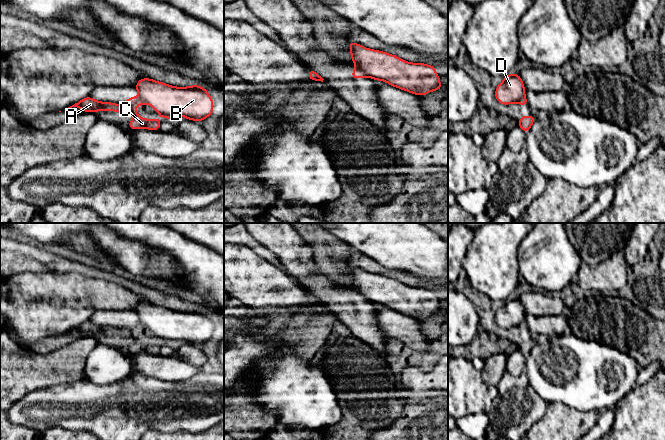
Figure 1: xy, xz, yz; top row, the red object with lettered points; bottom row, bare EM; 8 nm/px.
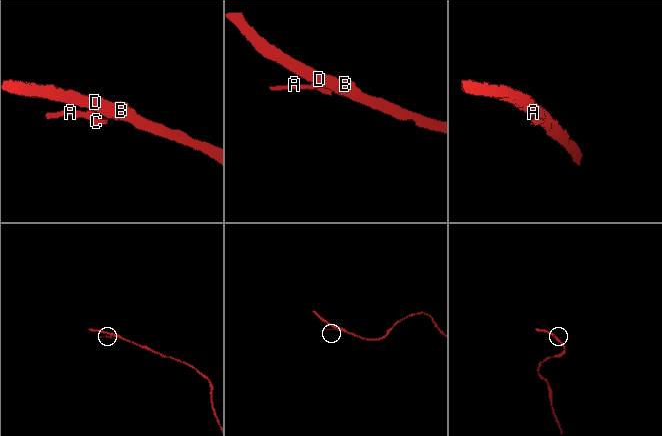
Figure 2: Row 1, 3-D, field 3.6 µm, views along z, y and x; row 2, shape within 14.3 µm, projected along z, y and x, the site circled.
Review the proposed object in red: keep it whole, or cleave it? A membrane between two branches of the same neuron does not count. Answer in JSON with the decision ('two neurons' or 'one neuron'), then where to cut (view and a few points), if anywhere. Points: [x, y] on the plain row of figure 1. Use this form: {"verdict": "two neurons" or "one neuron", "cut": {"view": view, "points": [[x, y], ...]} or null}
{"verdict": "two neurons", "cut": {"view": "xz", "points": [[358, 291], [368, 300]]}}

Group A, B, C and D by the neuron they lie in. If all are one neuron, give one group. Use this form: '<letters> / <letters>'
A C / B D

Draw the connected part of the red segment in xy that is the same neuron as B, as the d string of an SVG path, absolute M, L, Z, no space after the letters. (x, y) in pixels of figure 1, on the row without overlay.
M150 302L140 303L136 310L139 321L167 343L183 340L202 346L212 340L213 323L199 309L174 311Z

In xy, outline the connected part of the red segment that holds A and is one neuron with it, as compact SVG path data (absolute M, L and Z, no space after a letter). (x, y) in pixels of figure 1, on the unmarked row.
M88 320L66 333L77 331L82 333L83 336L95 337L96 335L115 335L118 337L131 337L133 342L128 349L129 353L150 353L155 355L159 354L161 348L160 343L143 343L136 337L136 330L145 328L147 327L139 320L129 321L128 324L123 326L121 330L111 326L96 325Z

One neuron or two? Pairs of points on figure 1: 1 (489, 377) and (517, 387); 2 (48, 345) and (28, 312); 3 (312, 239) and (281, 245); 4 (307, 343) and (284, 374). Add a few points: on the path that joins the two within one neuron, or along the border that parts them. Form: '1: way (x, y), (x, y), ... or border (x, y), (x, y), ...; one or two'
1: border (506, 371), (496, 386); two
2: border (58, 335), (45, 337), (29, 344); two
3: border (297, 233), (312, 249), (314, 254); two
4: border (280, 341), (287, 344), (303, 360), (311, 360); two

